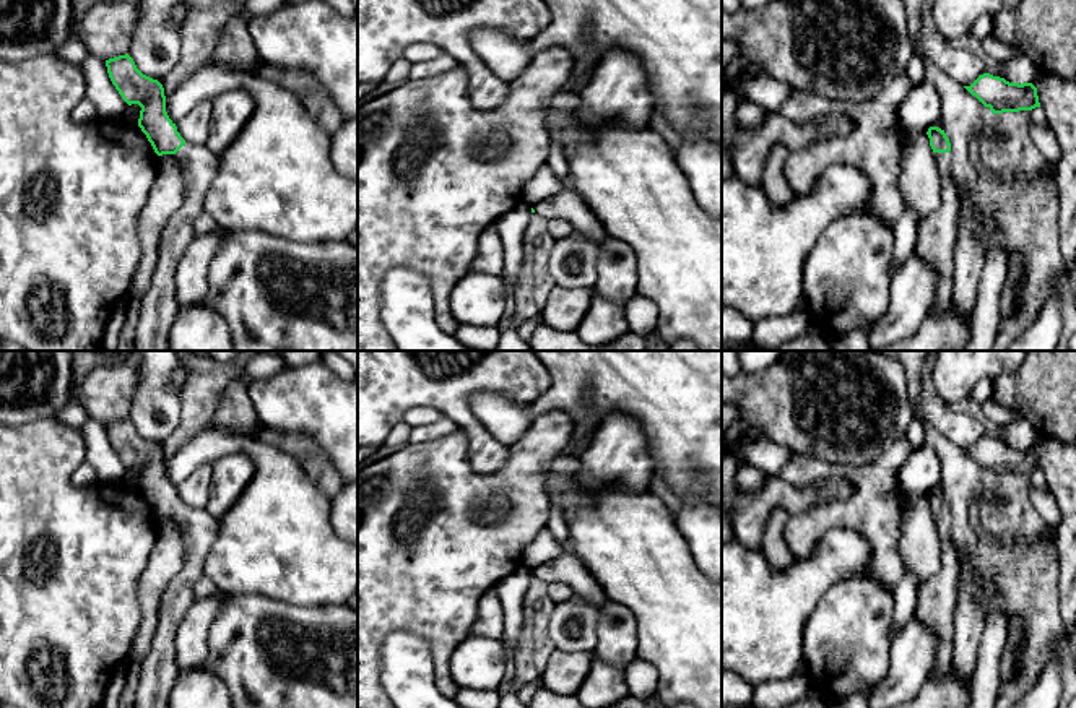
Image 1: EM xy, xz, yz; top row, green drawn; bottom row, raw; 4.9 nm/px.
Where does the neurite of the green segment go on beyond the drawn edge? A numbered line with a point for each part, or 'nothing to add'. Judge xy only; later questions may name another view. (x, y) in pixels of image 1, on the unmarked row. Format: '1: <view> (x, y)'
1: xy (199, 530)

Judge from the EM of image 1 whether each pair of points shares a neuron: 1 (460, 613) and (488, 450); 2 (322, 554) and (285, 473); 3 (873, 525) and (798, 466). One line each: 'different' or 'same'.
1: different
2: same
3: same

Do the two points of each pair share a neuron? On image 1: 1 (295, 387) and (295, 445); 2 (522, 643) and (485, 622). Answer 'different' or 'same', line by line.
1: different
2: different

